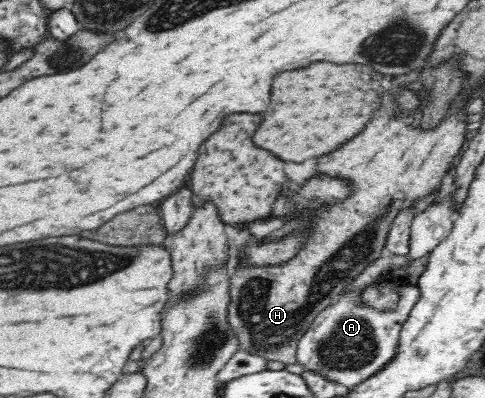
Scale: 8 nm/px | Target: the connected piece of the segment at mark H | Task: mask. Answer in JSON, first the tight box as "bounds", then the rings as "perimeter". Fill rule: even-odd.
{"bounds":[228,92,466,364],"perimeter":[[[388,92],[388,94],[384,96],[384,108],[386,108],[386,114],[384,114],[384,116],[380,114],[380,118],[372,120],[372,122],[366,126],[366,130],[364,130],[362,134],[358,134],[354,140],[350,140],[350,142],[348,142],[348,146],[346,146],[344,150],[340,150],[340,152],[334,156],[334,160],[332,160],[332,162],[328,162],[328,164],[322,164],[322,166],[320,166],[320,170],[324,170],[324,172],[328,172],[328,174],[340,174],[340,176],[354,178],[354,180],[358,182],[358,194],[356,194],[352,200],[348,200],[346,204],[342,204],[342,206],[338,206],[338,208],[330,210],[328,214],[322,214],[322,218],[318,220],[318,226],[316,226],[316,238],[314,238],[314,240],[312,240],[312,242],[310,242],[310,244],[308,244],[308,246],[300,252],[300,256],[296,256],[292,262],[288,262],[288,264],[284,264],[284,266],[280,266],[280,268],[272,268],[272,270],[268,270],[268,268],[244,268],[244,270],[238,270],[238,272],[234,274],[234,278],[232,278],[232,290],[230,290],[232,302],[230,302],[230,308],[228,308],[228,318],[230,318],[230,326],[234,328],[234,332],[238,334],[240,342],[242,342],[242,348],[250,350],[252,354],[256,354],[257,356],[270,361],[297,364],[299,362],[297,360],[298,341],[302,338],[302,336],[304,336],[304,333],[308,330],[312,321],[316,318],[316,315],[320,314],[320,312],[322,312],[325,308],[328,308],[328,305],[336,303],[337,298],[356,279],[356,276],[359,276],[362,272],[364,272],[364,270],[366,270],[367,266],[371,266],[376,260],[379,260],[382,256],[384,256],[392,224],[398,217],[400,210],[406,208],[407,206],[416,204],[417,200],[428,195],[430,190],[440,188],[442,177],[445,172],[449,170],[450,162],[452,162],[454,156],[458,154],[458,150],[460,150],[460,146],[462,146],[462,143],[465,140],[464,135],[466,134],[466,124],[464,119],[466,114],[463,113],[462,110],[466,106],[466,103],[462,104],[462,106],[452,108],[452,112],[450,112],[450,114],[446,114],[446,118],[440,122],[440,126],[438,126],[436,130],[432,130],[432,132],[420,132],[420,130],[410,130],[410,126],[402,124],[402,122],[400,122],[400,118],[398,118],[398,120],[394,120],[394,118],[390,118],[390,116],[388,116],[388,114],[390,114],[390,106],[392,106],[392,98],[390,98],[390,94],[392,94],[392,92]]]}

